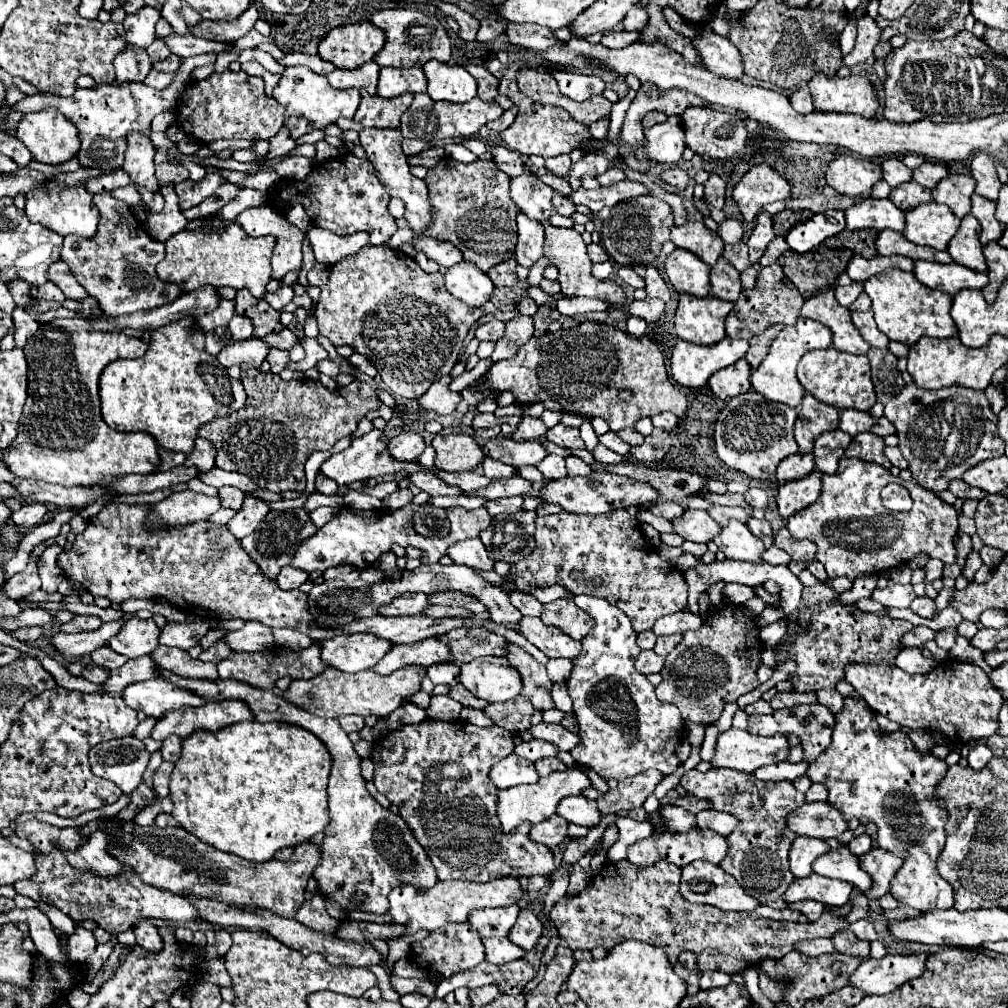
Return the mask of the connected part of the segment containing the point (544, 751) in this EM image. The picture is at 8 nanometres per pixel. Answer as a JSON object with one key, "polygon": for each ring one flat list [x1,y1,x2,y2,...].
{"polygon":[[533,739,529,743,521,743,515,747,515,755,527,759,527,761,539,761,539,759,545,759,545,757,553,757,557,755,559,749,555,749,555,745,547,743,547,741,539,741,539,739]]}

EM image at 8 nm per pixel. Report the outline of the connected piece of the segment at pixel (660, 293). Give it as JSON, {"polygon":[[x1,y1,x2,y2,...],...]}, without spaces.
{"polygon":[[651,265,647,267,647,275,645,275,645,291,647,291,647,297,657,297,657,299,663,299,665,303,671,297,667,283,659,275,659,271,655,267,651,267]]}

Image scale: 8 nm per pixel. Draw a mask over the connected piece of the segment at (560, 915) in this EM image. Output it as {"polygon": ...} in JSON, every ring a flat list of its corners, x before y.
{"polygon":[[625,859,617,863,605,861,601,871,579,895,563,897,553,907,549,919,573,951,589,951,597,945,611,949,627,939,645,941,665,949,671,965,687,983,687,993,699,991,699,977,695,971,679,963,681,951,693,951,697,955,699,971,725,971,735,975,755,965,759,959,779,959,787,955,801,939,833,939,835,933,849,927,843,915,829,909,825,909,823,917,815,923,793,923,757,917,755,913,727,913,711,905,693,905,681,897,679,877,681,869,675,865,665,865,663,861,647,869,635,867]]}

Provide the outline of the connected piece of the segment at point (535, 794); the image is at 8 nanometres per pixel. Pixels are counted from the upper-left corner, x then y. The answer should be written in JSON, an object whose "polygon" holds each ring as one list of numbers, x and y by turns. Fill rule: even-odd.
{"polygon":[[571,767,567,771,551,773,533,785,517,785,511,789,503,789,497,793,497,817,501,821,501,829,509,833,509,831,517,829,519,823,523,823,523,821,537,825,539,821,545,821,547,817,551,817,555,813,555,809,563,797,581,795,581,791,587,789,589,785,591,785,589,777,581,769]]}

